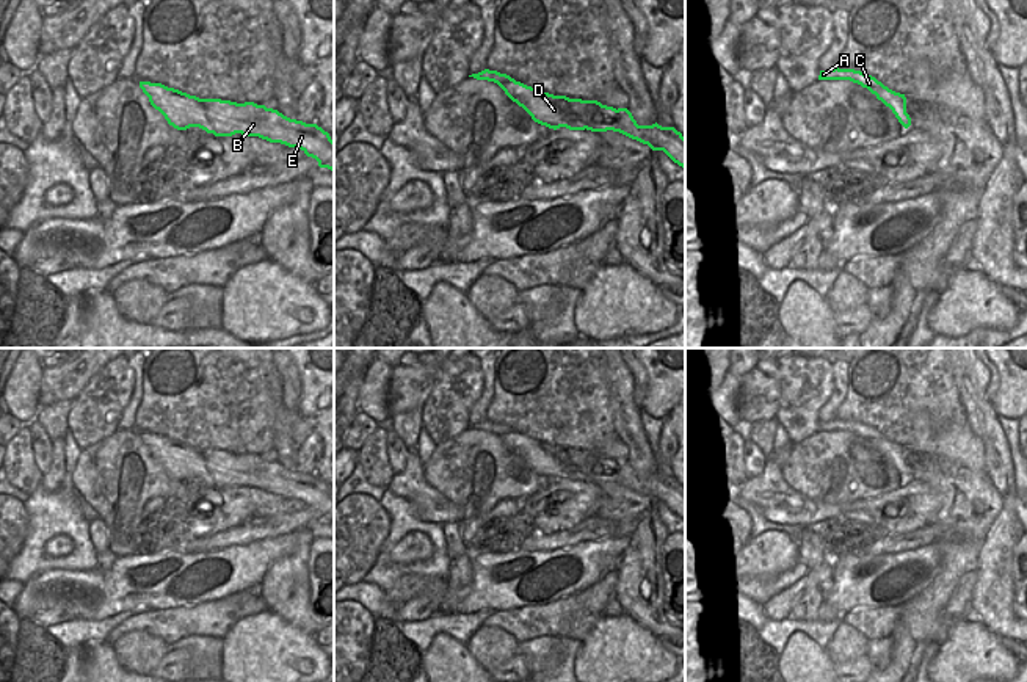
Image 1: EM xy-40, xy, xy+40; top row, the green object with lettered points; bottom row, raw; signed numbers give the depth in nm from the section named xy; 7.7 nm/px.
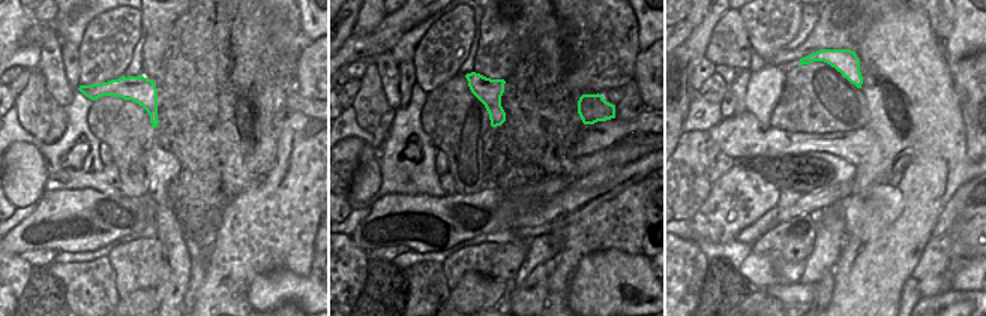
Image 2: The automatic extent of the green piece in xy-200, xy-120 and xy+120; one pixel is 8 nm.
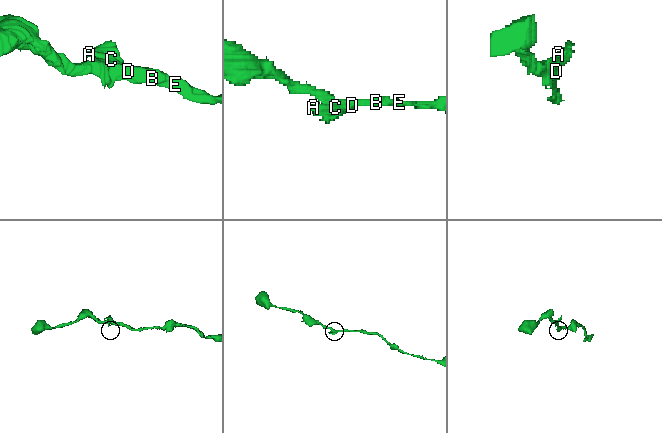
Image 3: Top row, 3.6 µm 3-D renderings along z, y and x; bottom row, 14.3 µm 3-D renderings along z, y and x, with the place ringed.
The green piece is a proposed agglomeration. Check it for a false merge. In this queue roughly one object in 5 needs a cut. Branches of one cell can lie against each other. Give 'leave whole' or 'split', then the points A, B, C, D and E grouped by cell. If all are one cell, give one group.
leave whole | A B C D E

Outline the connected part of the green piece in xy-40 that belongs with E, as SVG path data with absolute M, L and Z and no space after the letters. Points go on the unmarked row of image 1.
M140 433L169 477L177 481L199 478L215 488L241 484L259 488L270 494L281 494L301 500L318 513L320 519L334 522L334 492L317 475L290 470L278 461L254 453L237 455L221 450L199 450L161 434Z

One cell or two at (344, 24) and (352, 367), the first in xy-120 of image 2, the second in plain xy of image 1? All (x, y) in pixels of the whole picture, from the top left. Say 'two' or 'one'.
one

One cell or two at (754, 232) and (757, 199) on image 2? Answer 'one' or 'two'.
two

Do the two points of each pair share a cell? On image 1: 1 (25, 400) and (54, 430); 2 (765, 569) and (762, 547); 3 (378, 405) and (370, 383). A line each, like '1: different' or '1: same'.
1: different
2: same
3: same

